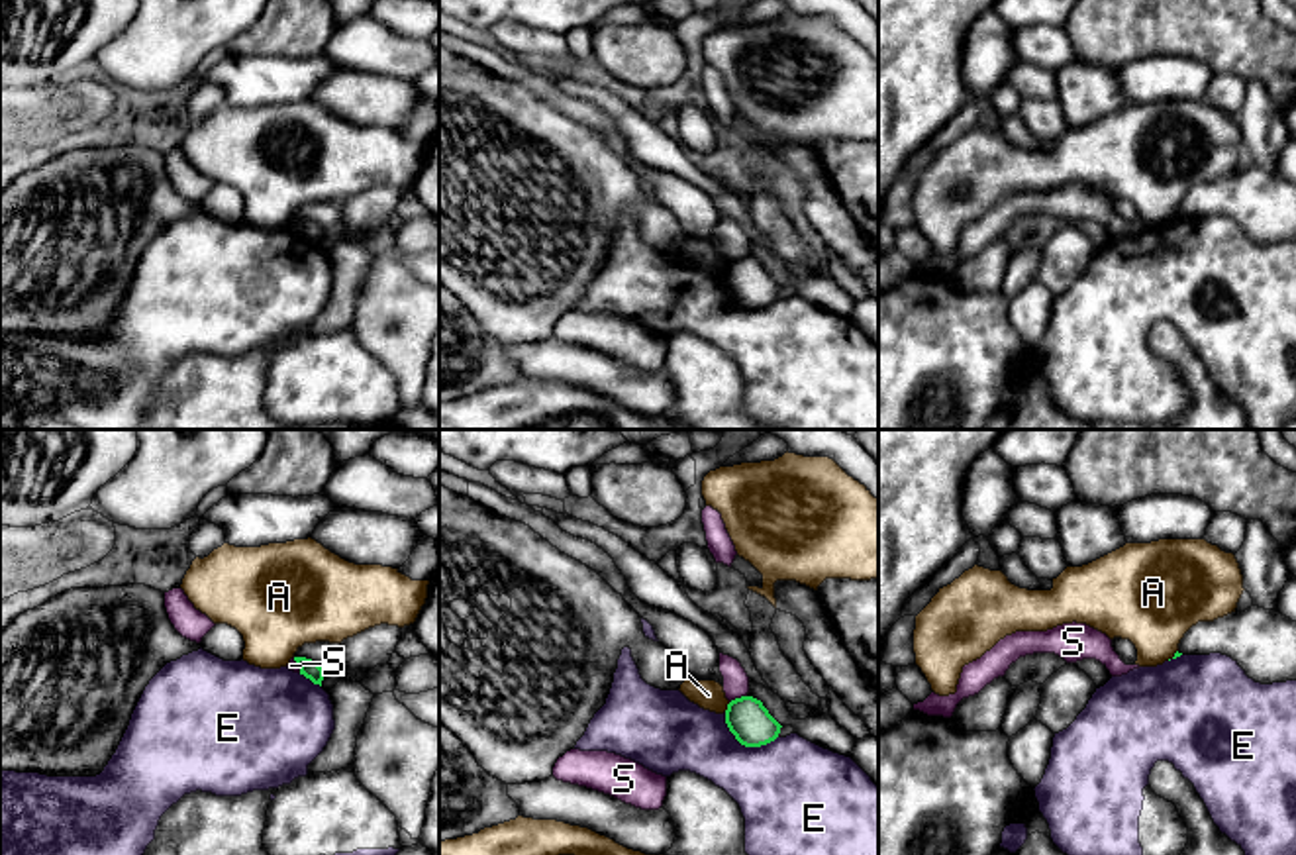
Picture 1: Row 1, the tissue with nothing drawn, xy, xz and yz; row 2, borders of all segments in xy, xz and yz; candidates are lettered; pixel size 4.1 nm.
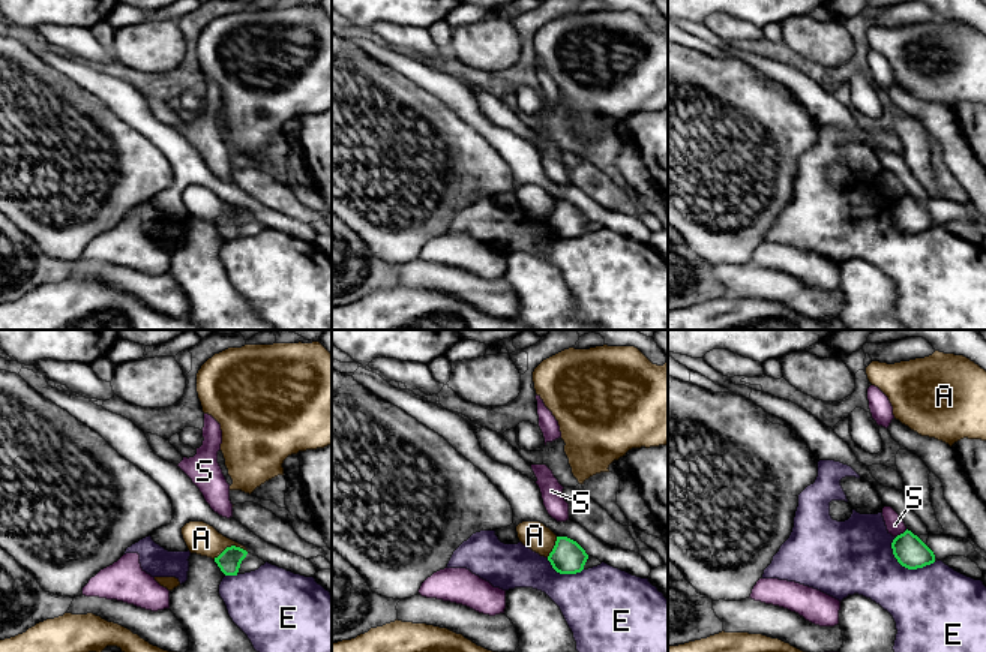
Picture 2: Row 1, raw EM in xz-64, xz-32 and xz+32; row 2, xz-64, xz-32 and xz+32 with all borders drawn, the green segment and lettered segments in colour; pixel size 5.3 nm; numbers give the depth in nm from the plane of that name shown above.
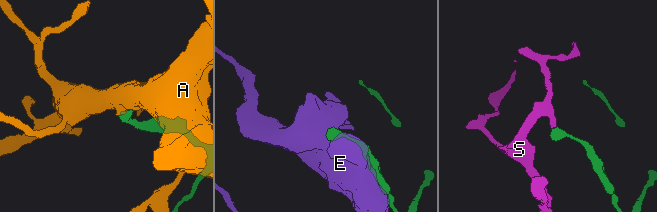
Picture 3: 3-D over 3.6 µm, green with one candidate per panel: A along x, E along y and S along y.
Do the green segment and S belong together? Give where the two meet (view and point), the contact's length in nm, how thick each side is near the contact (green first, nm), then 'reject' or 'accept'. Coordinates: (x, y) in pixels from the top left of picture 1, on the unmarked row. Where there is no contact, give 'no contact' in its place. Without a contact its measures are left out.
meets green in xz at (738, 259); contact 80 nm long; 170 nm thick on the green side, 110 nm on the other; reject

